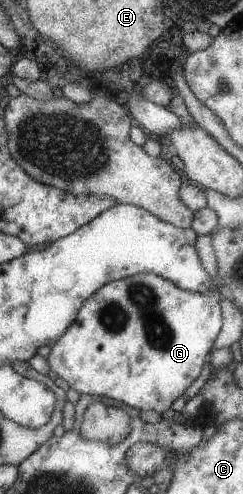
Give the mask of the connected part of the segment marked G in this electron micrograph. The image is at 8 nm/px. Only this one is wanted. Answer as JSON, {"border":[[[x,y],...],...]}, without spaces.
{"border":[[[138,273],[120,280],[114,280],[114,282],[108,282],[101,286],[90,296],[82,302],[78,314],[74,322],[66,328],[66,332],[54,342],[51,346],[50,352],[47,356],[48,366],[50,370],[56,374],[58,378],[62,378],[69,388],[75,390],[77,394],[90,394],[90,396],[104,396],[104,398],[110,398],[110,400],[116,400],[116,402],[122,402],[130,408],[136,408],[140,410],[154,410],[158,414],[164,414],[170,411],[172,402],[180,396],[194,379],[200,374],[202,370],[202,364],[210,348],[213,346],[214,339],[221,326],[221,308],[219,300],[215,297],[209,297],[207,294],[194,294],[194,292],[186,292],[176,288],[172,282],[164,280],[159,276],[148,273]]]}

